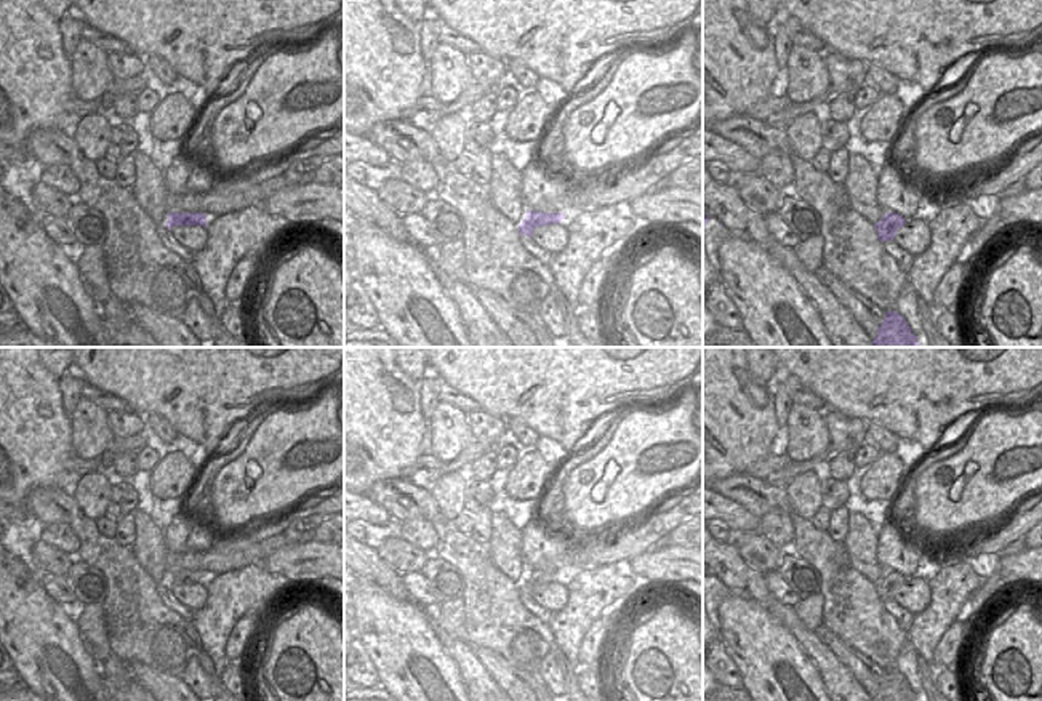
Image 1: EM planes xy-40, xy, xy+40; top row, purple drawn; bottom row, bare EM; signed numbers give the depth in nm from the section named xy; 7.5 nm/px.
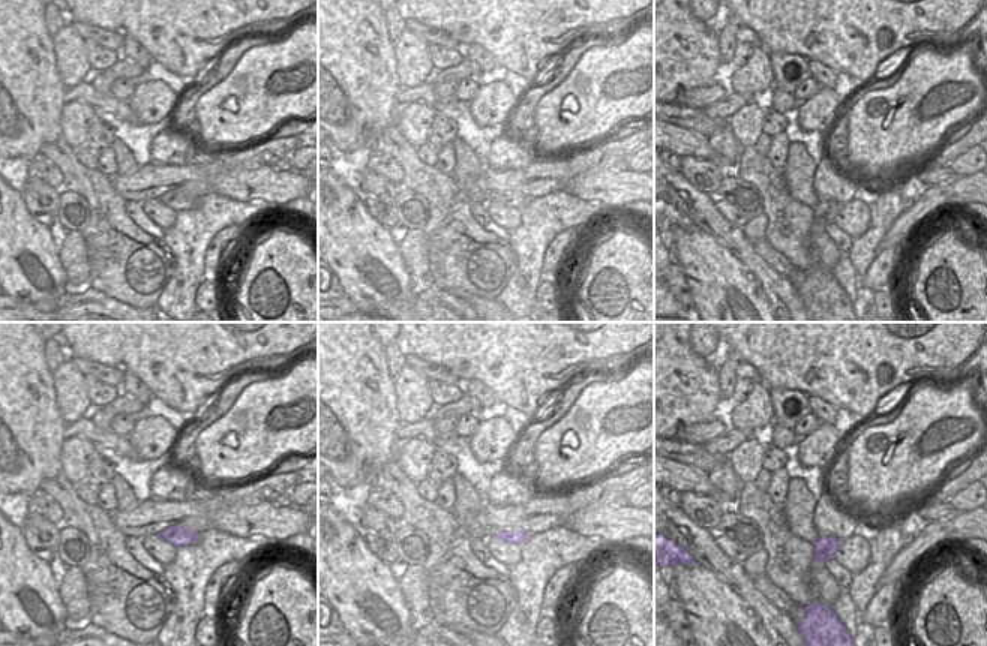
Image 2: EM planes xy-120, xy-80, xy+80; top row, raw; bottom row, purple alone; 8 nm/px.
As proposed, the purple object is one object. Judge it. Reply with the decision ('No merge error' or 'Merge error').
Merge error.

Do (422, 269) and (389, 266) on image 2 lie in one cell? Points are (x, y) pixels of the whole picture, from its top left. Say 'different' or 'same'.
different

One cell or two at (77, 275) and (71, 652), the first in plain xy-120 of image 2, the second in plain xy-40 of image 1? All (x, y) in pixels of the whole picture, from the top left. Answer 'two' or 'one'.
two

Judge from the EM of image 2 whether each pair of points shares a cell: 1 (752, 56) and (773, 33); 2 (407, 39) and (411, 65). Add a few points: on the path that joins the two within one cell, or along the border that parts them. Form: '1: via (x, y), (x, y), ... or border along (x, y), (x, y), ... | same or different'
1: border along (758, 44), (768, 53) | different
2: via (408, 45), (411, 59) | same

